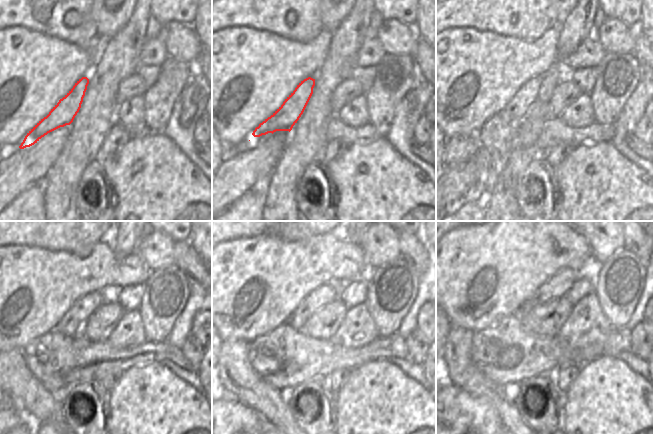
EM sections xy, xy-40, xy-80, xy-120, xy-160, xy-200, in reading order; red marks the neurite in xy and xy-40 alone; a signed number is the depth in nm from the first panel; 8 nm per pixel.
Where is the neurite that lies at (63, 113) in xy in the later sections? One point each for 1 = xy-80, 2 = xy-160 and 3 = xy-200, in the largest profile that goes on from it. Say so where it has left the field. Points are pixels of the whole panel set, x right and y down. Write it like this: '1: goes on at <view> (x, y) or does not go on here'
1: goes on at xy-80 (515, 110)
2: goes on at xy-160 (297, 319)
3: goes on at xy-200 (514, 326)

